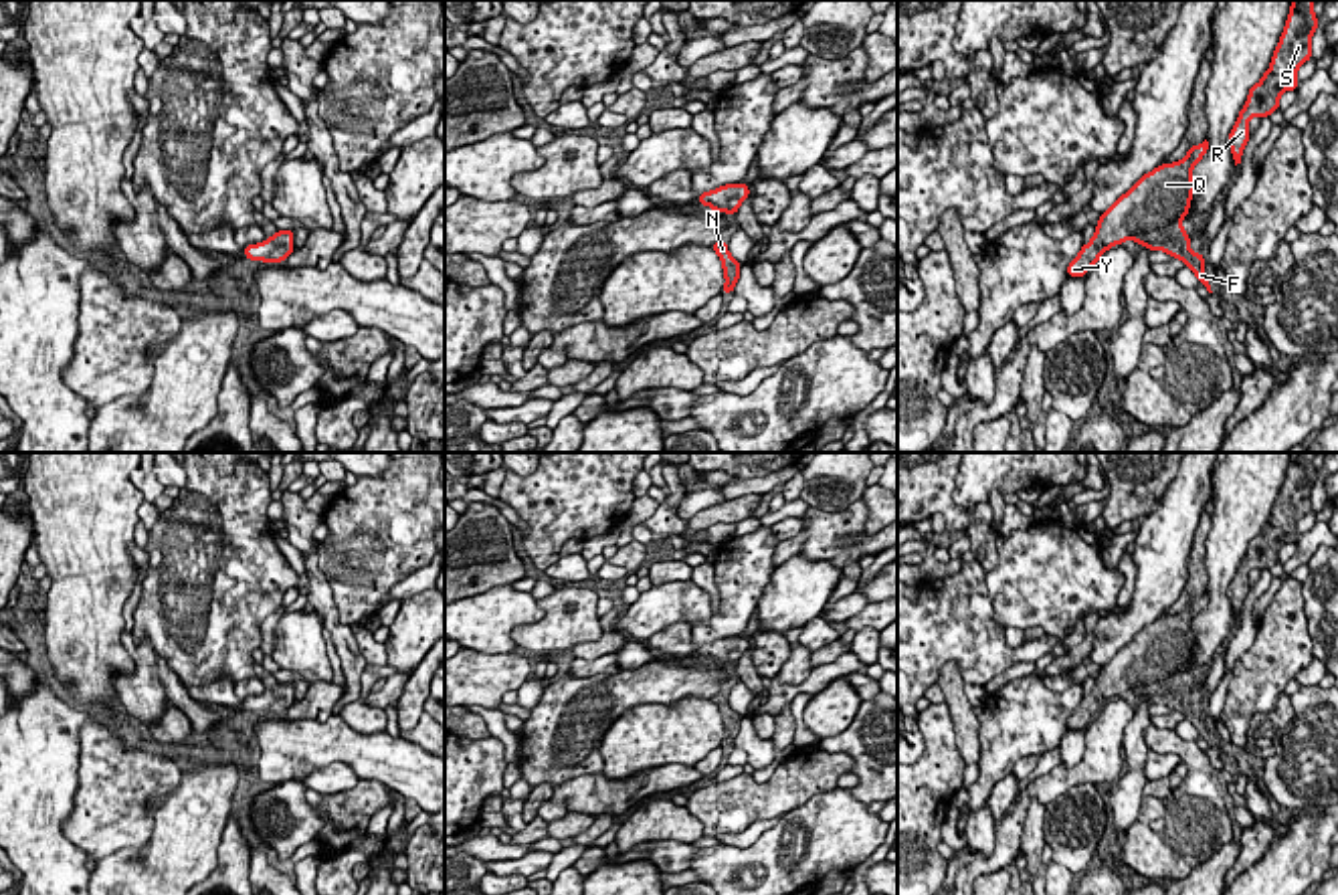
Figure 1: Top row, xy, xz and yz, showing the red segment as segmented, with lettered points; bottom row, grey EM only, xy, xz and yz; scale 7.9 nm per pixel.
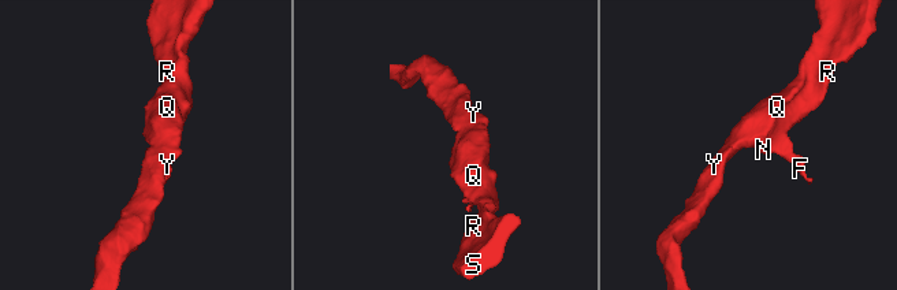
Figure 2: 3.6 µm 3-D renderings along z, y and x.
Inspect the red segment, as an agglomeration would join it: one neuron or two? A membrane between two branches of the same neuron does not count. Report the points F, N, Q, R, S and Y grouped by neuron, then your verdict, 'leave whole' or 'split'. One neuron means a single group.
F N Q R S Y; leave whole

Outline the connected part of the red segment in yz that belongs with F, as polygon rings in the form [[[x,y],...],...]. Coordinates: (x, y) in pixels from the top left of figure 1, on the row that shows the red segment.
[[[1205,139],[1199,145],[1192,145],[1180,162],[1160,164],[1156,170],[1144,174],[1126,194],[1122,194],[1097,220],[1095,232],[1087,244],[1081,246],[1077,257],[1067,267],[1067,277],[1083,277],[1087,271],[1100,261],[1100,257],[1112,248],[1114,244],[1122,244],[1132,238],[1138,244],[1144,244],[1154,251],[1164,251],[1172,259],[1180,259],[1207,287],[1209,293],[1209,277],[1203,269],[1207,261],[1203,255],[1190,251],[1190,236],[1182,228],[1180,220],[1186,218],[1194,180],[1190,176],[1192,168],[1203,160],[1209,150],[1209,141]]]

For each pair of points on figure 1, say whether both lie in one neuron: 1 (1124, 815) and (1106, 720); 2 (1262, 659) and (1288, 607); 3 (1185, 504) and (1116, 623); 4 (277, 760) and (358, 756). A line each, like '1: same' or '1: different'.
1: different
2: same
3: same
4: same

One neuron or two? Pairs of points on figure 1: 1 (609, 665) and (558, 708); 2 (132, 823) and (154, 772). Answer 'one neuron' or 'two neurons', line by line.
1: two neurons
2: one neuron

